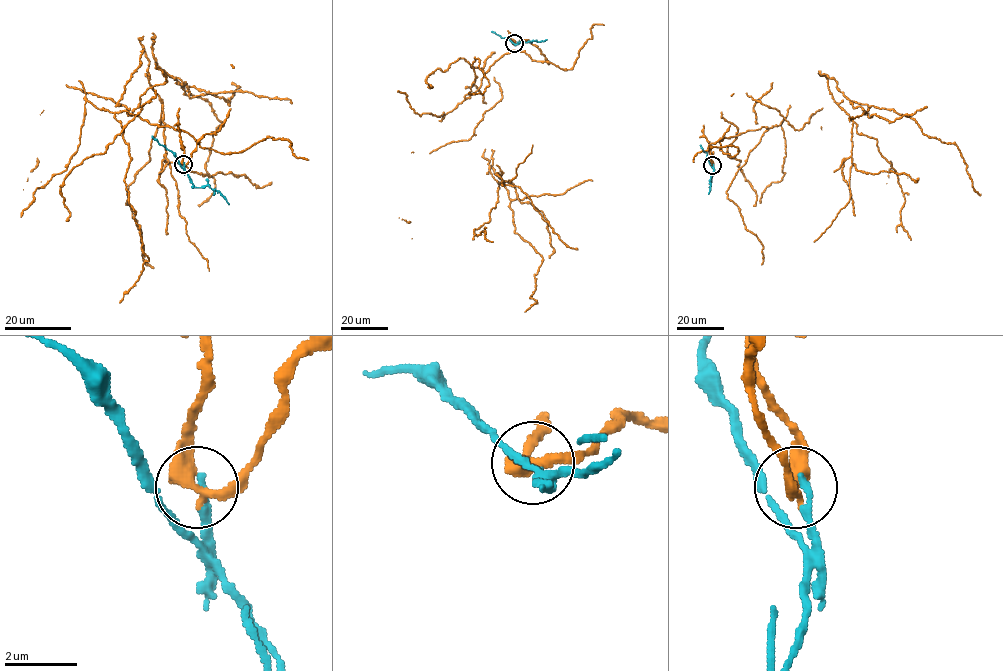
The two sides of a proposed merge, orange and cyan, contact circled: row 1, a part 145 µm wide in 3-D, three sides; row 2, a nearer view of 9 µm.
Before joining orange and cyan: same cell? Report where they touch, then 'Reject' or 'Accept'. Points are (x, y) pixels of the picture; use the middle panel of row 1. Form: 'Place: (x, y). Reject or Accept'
Place: (514, 43). Reject

